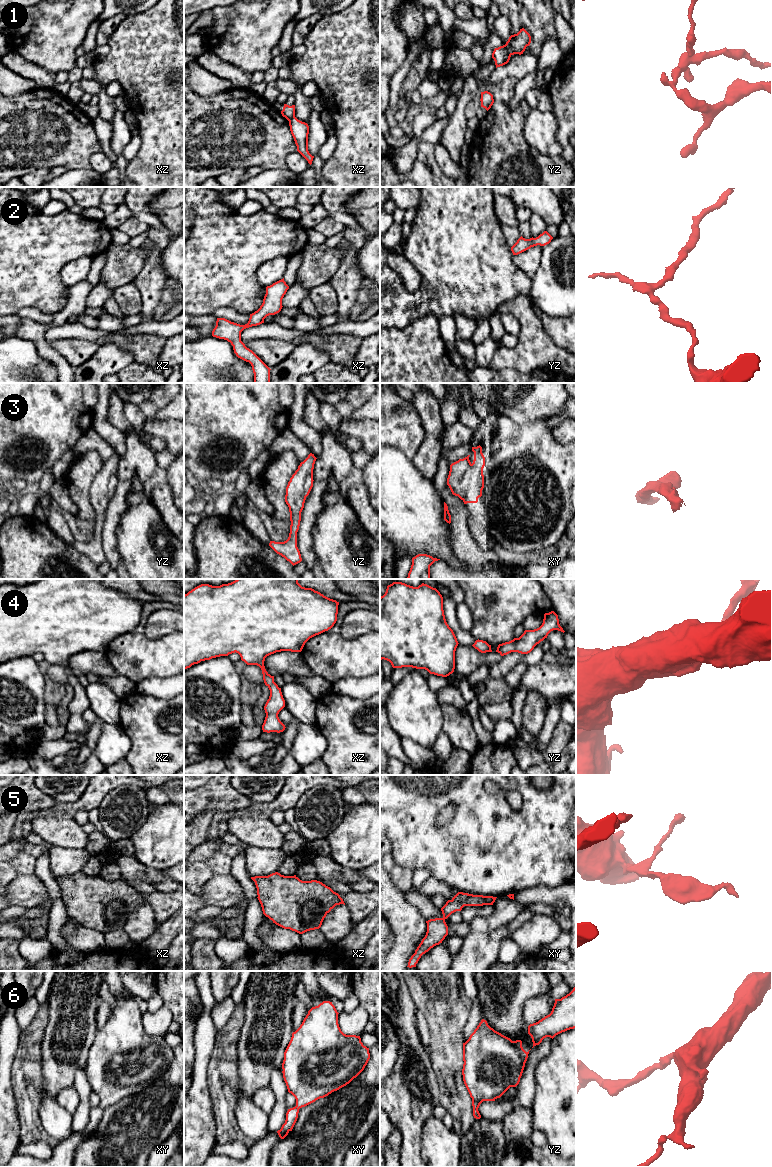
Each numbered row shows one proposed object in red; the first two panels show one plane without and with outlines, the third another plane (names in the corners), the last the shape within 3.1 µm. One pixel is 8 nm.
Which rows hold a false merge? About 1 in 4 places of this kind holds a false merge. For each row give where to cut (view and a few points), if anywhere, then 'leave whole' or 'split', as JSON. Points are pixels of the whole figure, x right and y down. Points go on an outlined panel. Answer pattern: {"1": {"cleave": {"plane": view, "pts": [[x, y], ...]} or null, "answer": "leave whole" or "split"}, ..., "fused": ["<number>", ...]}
{"1": {"cleave": {"plane": "yz", "pts": [[504, 45], [510, 55]]}, "answer": "split"}, "2": {"cleave": null, "answer": "leave whole"}, "3": {"cleave": null, "answer": "leave whole"}, "4": {"cleave": null, "answer": "leave whole"}, "5": {"cleave": null, "answer": "leave whole"}, "6": {"cleave": null, "answer": "leave whole"}, "fused": ["1"]}

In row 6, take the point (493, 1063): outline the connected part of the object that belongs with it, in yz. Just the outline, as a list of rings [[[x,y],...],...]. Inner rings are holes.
[[[481,1020],[469,1039],[463,1043],[462,1075],[472,1098],[474,1118],[481,1118],[478,1108],[483,1101],[495,1101],[510,1087],[519,1084],[529,1051],[523,1049],[521,1040],[512,1041],[491,1028],[486,1020]]]

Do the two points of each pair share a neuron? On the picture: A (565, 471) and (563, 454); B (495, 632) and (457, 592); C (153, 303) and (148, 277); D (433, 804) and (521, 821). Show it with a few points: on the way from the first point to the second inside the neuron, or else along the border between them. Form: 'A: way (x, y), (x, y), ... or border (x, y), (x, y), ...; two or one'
A: way (563, 467), (563, 458); one
B: border (461, 589), (464, 595), (464, 602); two
C: way (152, 297), (150, 283); one
D: way (455, 798), (467, 798), (481, 812), (499, 813); one

